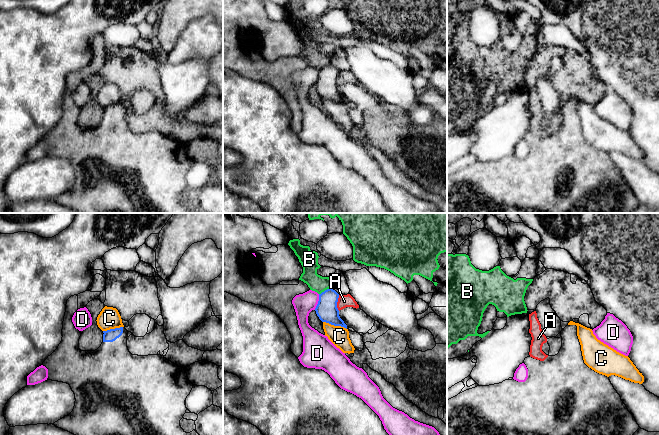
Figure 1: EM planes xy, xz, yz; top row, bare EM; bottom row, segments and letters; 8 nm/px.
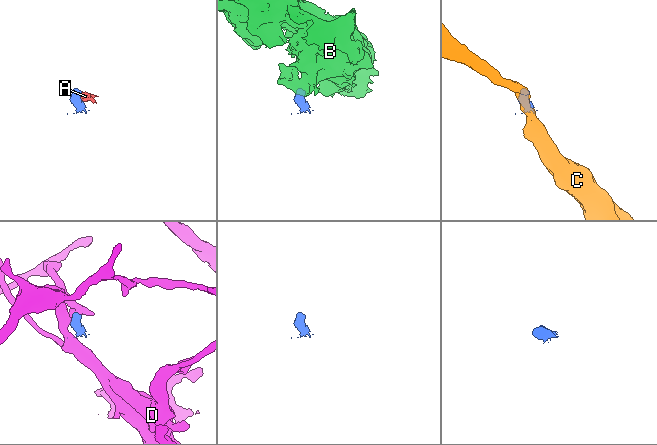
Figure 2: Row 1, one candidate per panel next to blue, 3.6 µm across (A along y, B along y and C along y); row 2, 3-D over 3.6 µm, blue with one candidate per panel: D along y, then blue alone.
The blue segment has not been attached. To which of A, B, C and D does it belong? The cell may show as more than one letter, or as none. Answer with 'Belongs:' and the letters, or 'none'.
Belongs: none

